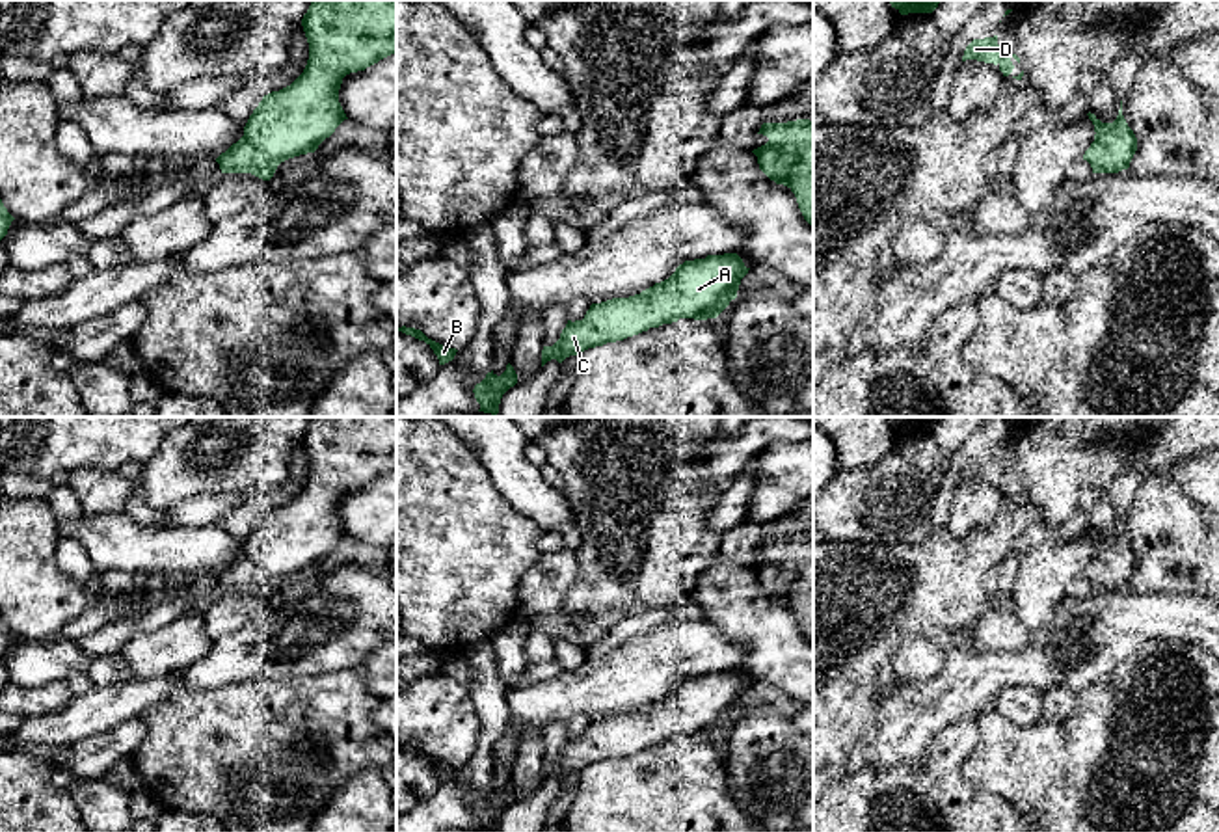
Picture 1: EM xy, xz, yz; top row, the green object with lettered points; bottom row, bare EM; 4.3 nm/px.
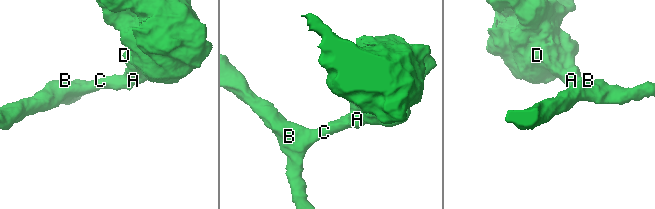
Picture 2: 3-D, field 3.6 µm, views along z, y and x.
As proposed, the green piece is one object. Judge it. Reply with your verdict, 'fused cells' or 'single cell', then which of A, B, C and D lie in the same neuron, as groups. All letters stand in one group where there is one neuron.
single cell; groups A B C D

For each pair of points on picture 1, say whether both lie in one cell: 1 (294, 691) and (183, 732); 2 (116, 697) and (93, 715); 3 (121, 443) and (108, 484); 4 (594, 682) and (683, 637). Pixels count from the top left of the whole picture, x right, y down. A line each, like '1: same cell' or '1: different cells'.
1: same cell
2: same cell
3: different cells
4: same cell

